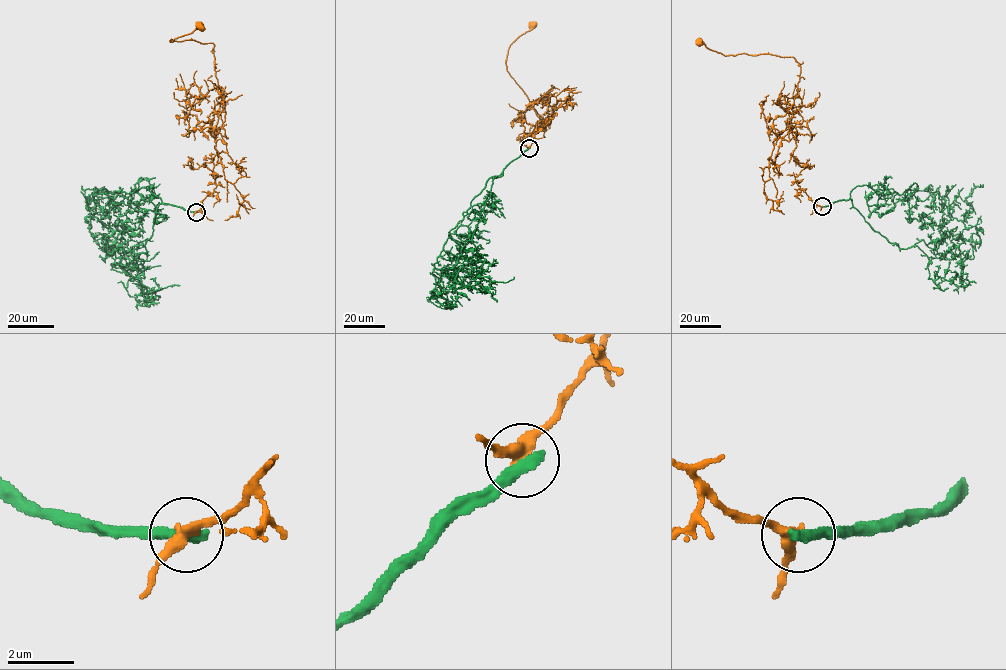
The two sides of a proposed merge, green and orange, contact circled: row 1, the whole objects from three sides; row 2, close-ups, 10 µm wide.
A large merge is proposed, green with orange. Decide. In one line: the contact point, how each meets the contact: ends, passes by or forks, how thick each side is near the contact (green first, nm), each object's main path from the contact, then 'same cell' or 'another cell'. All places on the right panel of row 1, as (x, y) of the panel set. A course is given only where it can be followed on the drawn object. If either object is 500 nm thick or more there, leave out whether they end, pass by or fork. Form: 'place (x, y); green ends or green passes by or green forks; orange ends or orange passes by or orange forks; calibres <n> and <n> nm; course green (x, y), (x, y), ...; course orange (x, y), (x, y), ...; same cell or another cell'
place (822, 206); green ends; orange passes by; calibres 420 and 340 nm; course green (821, 206), (866, 184), (937, 192), (964, 220), (973, 210), (965, 199), (981, 185); course orange (821, 206), (795, 179), (804, 164), (792, 155), (790, 128), (799, 63), (724, 55), (699, 42); another cell

